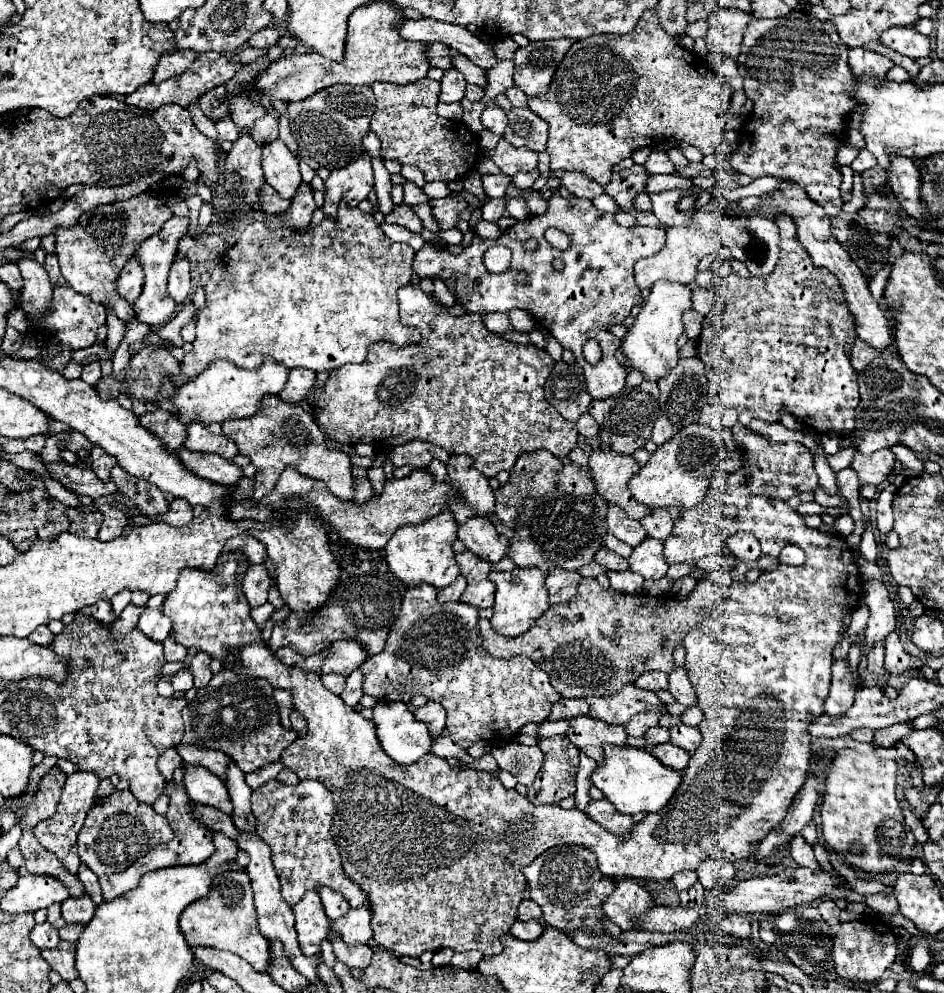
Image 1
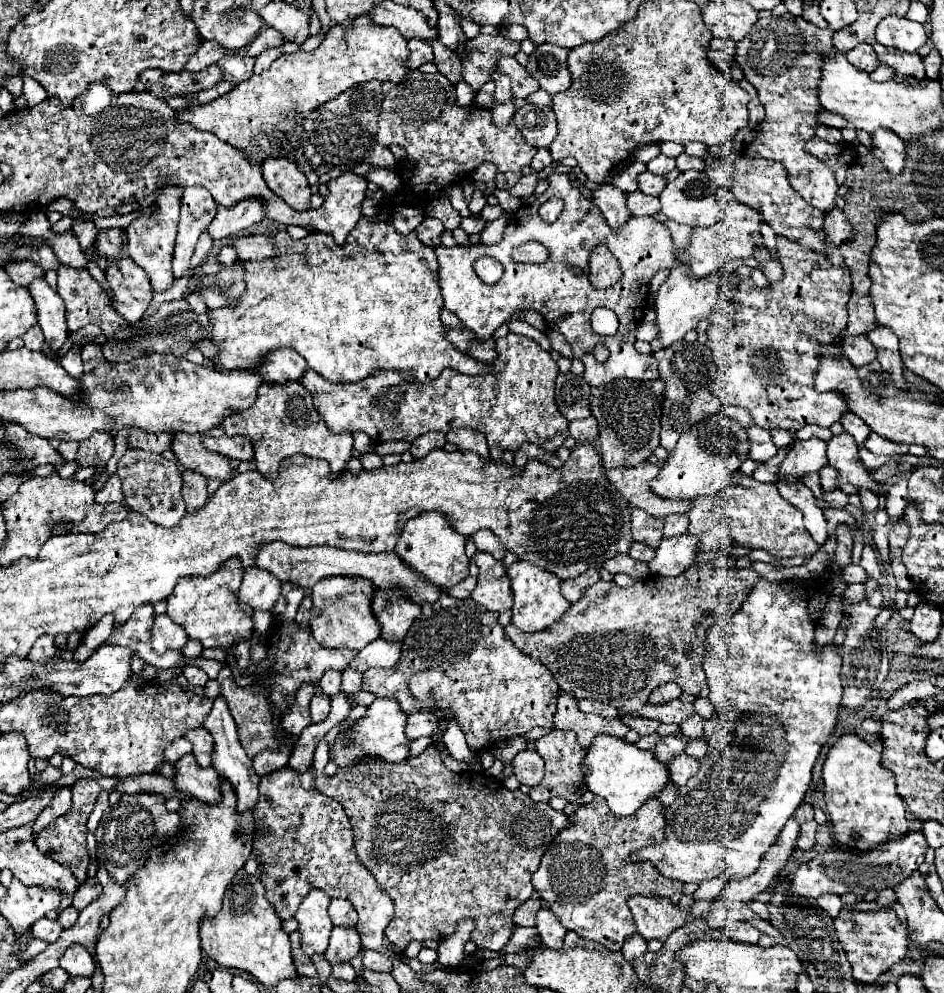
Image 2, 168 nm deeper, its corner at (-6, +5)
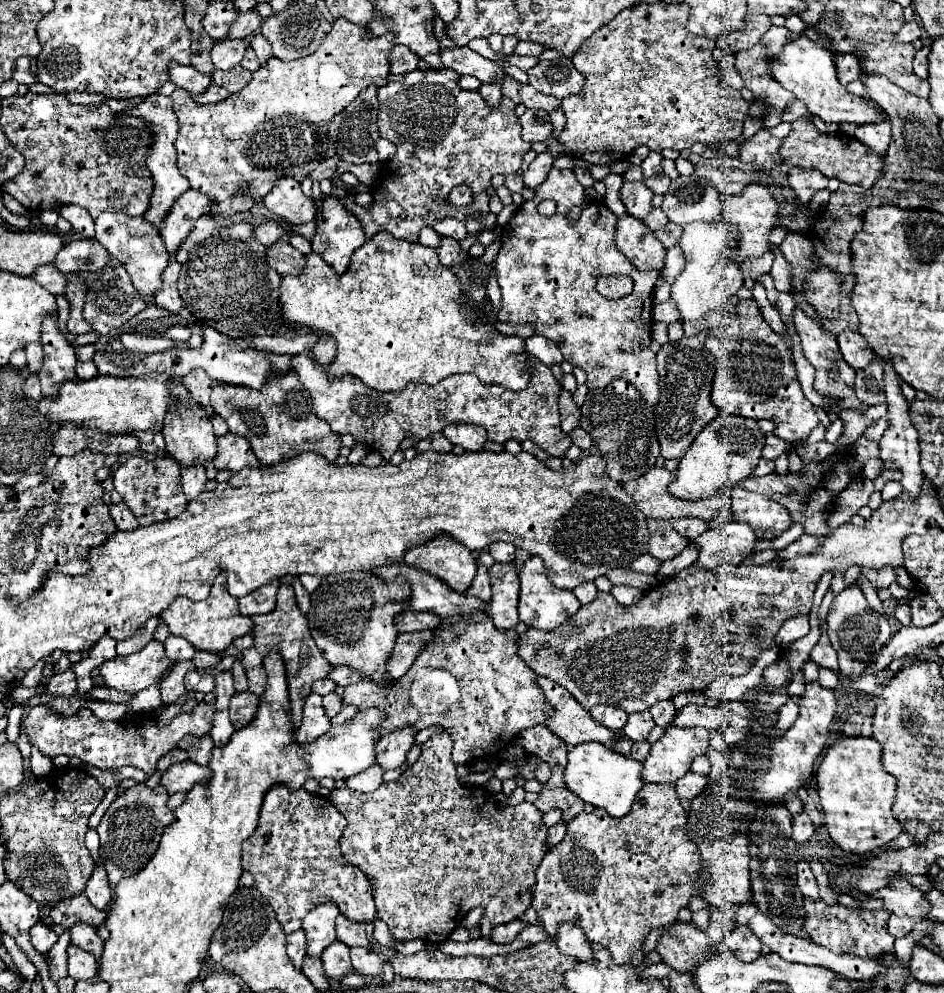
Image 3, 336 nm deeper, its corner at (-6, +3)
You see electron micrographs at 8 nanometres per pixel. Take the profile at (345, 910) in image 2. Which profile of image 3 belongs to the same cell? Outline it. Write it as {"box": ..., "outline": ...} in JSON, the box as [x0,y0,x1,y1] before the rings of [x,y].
{"box":[337,915,367,947],"outline":[[[345,915],[337,917],[337,939],[349,947],[367,947],[365,925],[345,919]]]}

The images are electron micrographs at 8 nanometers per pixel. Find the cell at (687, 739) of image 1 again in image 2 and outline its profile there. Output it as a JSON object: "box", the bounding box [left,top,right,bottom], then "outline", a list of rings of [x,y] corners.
{"box":[685,739,707,759],"outline":[[[689,739],[689,747],[685,749],[685,753],[691,755],[691,757],[701,759],[707,753],[707,743],[705,741],[699,741],[699,739]]]}

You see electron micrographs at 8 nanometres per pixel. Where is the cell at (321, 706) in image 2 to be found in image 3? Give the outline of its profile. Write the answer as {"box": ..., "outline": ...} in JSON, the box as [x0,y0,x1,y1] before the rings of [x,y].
{"box":[323,693,341,719],"outline":[[[331,693],[331,695],[325,695],[323,697],[323,709],[325,709],[325,715],[329,719],[333,719],[339,711],[341,711],[341,697],[337,693]]]}

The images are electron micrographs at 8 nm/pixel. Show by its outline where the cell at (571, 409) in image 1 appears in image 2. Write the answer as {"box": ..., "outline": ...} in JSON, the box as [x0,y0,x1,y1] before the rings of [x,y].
{"box":[555,373,591,421],"outline":[[[559,373],[555,387],[555,403],[567,421],[585,419],[591,415],[589,395],[591,395],[589,383],[581,375]]]}

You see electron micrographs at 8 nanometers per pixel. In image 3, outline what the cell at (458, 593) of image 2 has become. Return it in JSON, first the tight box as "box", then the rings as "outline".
{"box":[465,565,491,603],"outline":[[[479,565],[477,575],[475,575],[475,581],[471,583],[471,587],[469,587],[465,593],[475,595],[477,599],[481,599],[481,601],[485,601],[485,603],[491,599],[491,585],[489,585],[489,573],[487,573],[487,567]]]}

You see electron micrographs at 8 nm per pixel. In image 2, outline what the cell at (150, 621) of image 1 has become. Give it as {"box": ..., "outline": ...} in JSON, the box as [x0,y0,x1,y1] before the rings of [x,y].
{"box":[151,615,189,655],"outline":[[[159,615],[155,617],[155,625],[153,625],[153,633],[151,633],[151,643],[155,653],[163,655],[169,649],[181,651],[187,645],[189,637],[185,635],[185,629],[177,627],[177,623],[173,623],[169,619],[169,615]]]}

